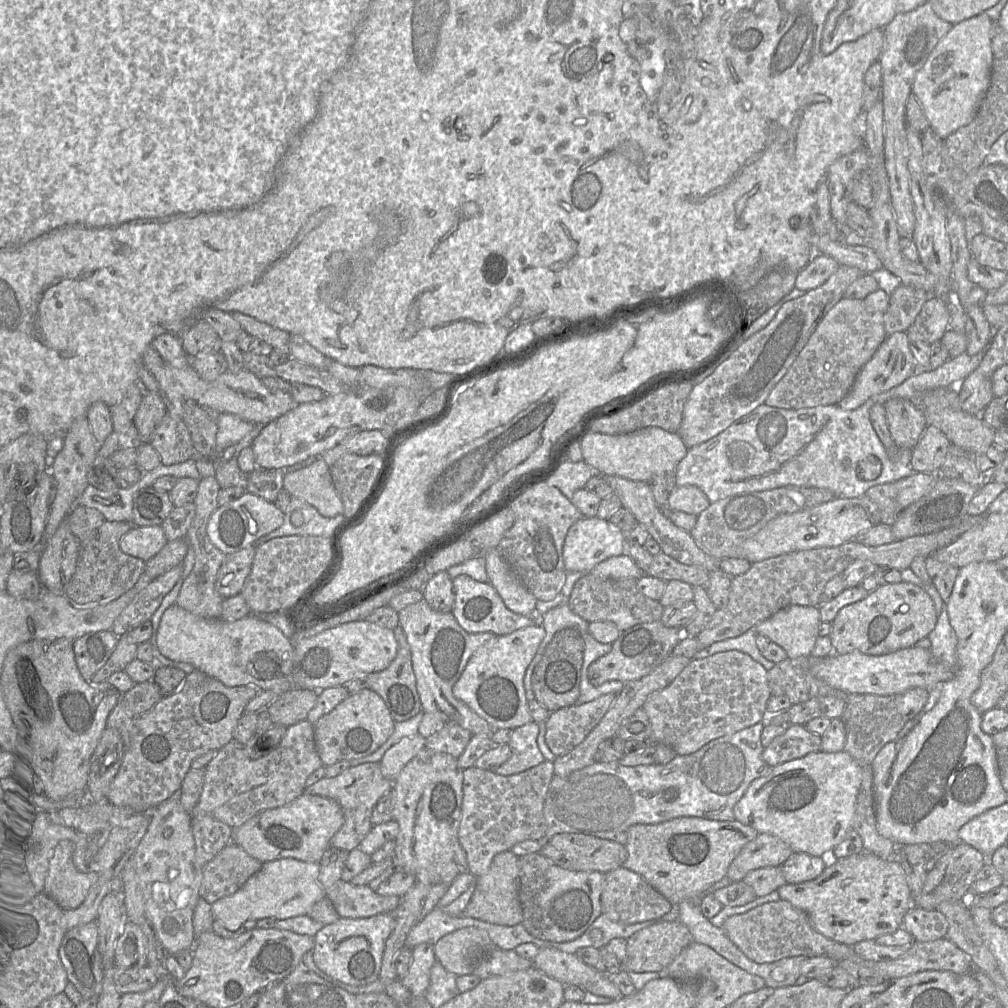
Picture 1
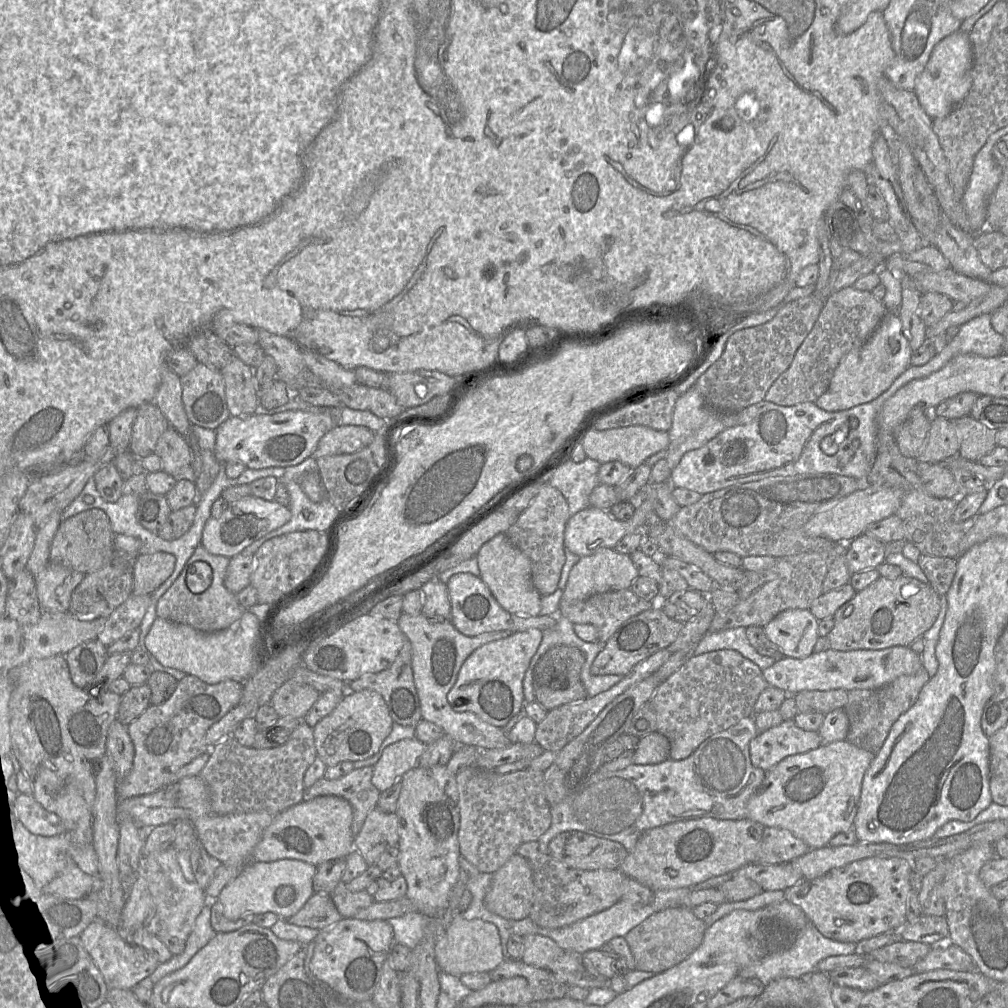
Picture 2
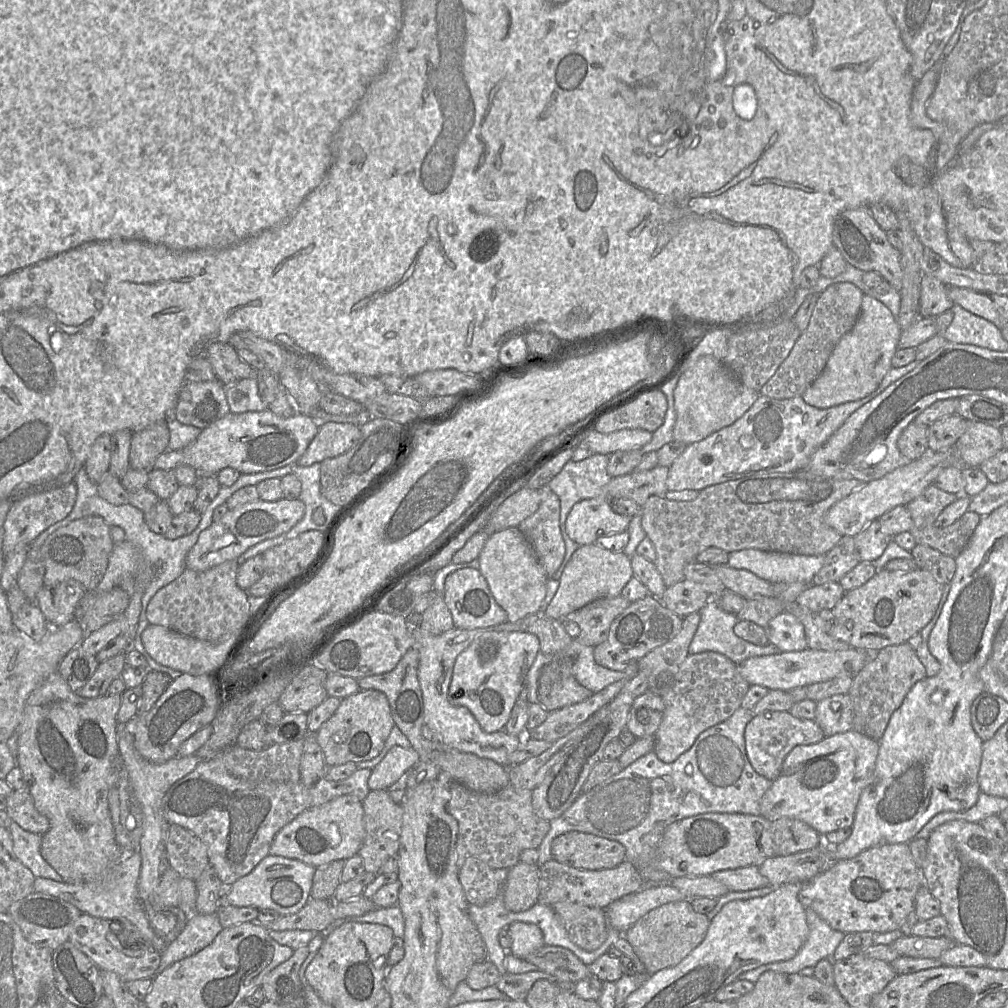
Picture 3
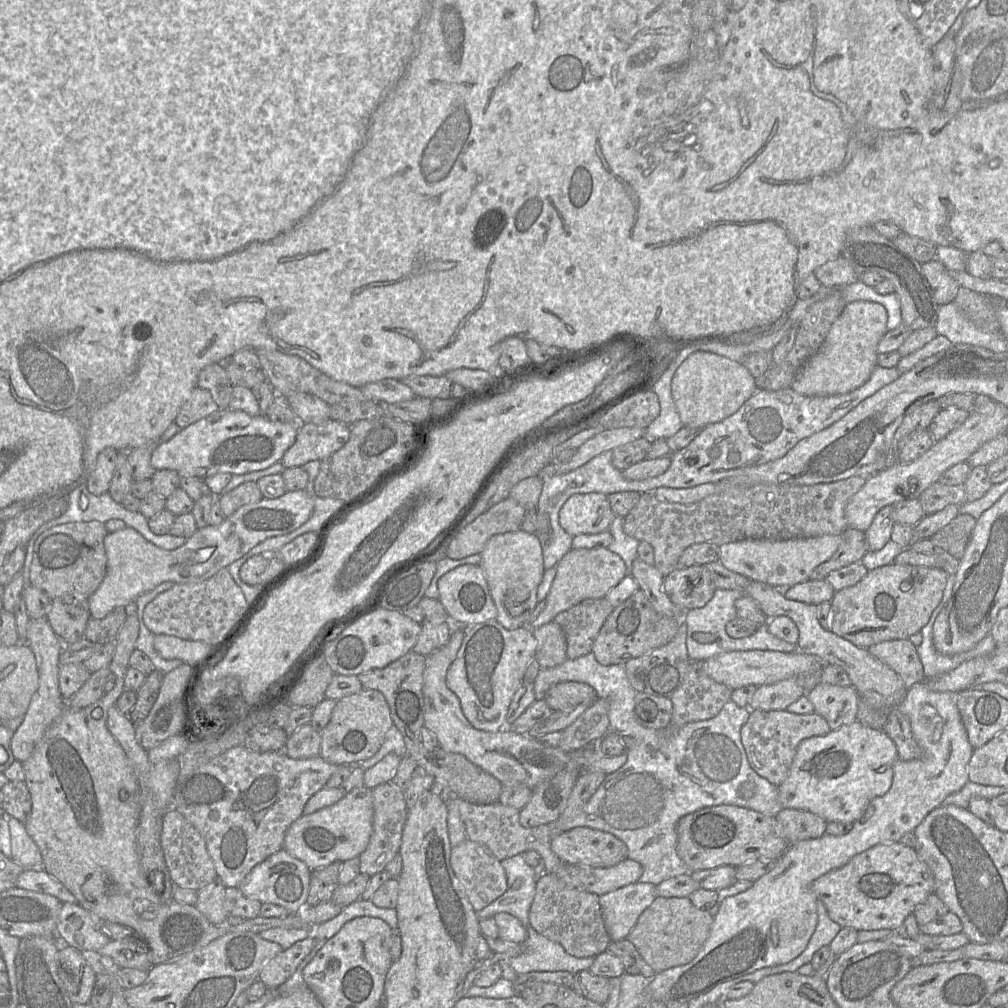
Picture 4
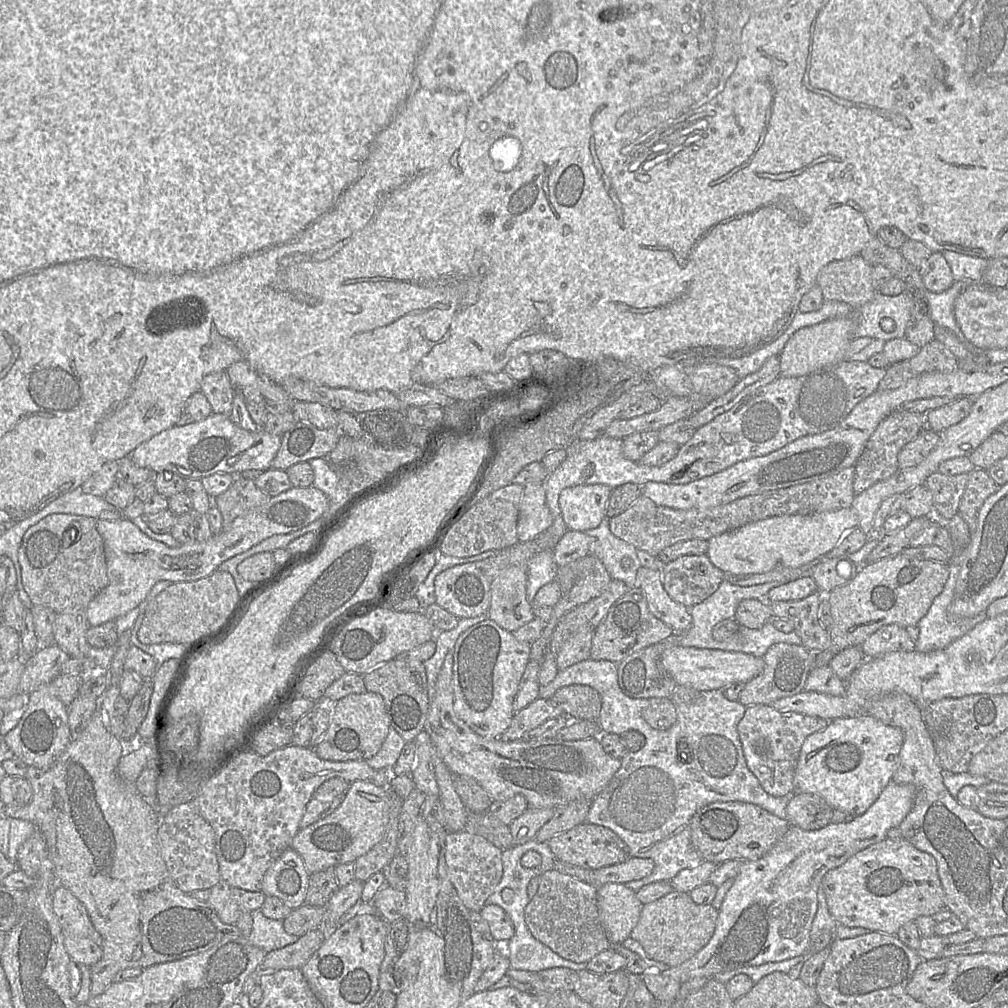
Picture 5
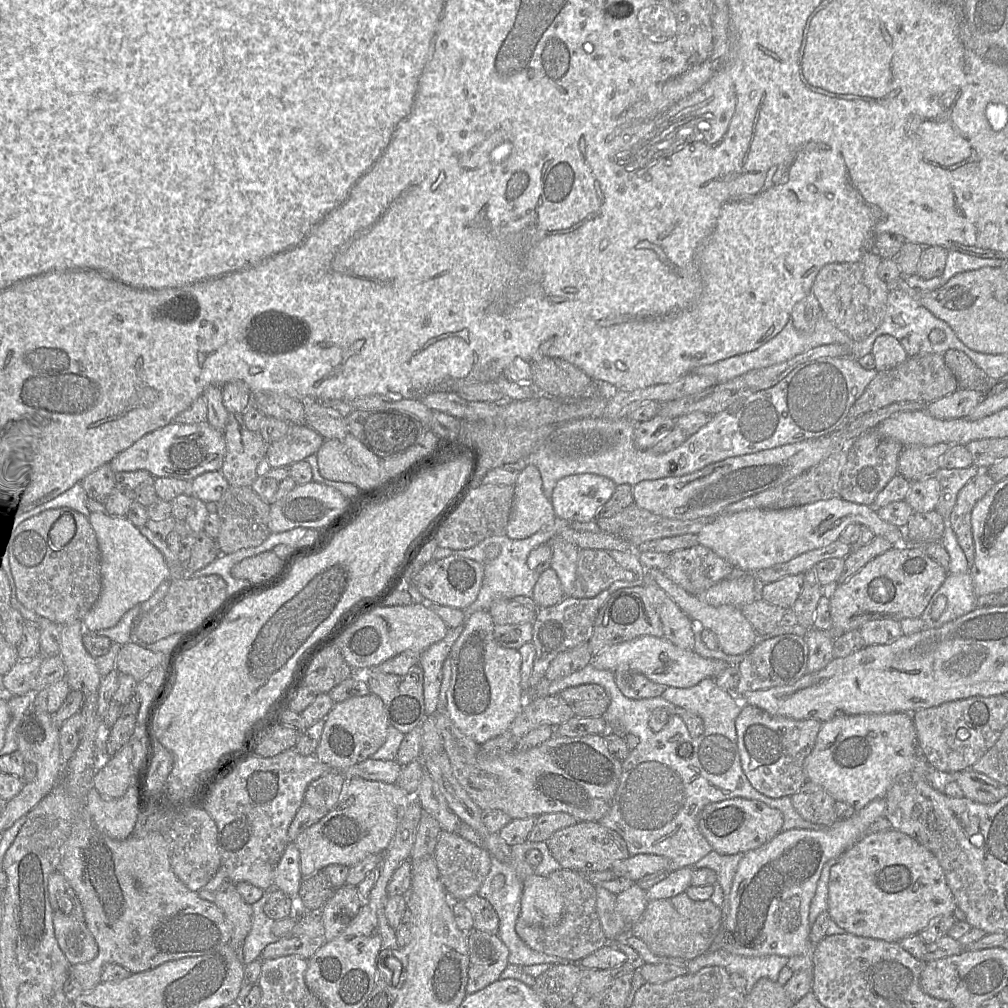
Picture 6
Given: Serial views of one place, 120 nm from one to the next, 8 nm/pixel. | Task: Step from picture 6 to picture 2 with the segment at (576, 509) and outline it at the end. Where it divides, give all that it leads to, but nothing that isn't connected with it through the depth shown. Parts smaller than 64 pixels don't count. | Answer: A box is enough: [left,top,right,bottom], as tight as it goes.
[564,501,652,557]

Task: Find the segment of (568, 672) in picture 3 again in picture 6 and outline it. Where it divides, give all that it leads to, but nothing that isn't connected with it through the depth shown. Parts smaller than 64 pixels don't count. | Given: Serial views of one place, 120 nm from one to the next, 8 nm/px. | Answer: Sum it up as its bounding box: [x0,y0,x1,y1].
[559,684,610,717]

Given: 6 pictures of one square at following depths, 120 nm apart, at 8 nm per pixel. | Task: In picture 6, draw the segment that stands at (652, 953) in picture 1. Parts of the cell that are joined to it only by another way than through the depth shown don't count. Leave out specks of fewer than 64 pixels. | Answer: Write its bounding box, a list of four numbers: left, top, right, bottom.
[629,892,722,961]

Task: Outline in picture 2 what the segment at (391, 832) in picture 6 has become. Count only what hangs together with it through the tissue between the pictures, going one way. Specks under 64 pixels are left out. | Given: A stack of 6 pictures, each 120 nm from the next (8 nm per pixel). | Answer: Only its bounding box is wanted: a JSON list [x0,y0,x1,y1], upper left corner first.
[252,795,354,866]

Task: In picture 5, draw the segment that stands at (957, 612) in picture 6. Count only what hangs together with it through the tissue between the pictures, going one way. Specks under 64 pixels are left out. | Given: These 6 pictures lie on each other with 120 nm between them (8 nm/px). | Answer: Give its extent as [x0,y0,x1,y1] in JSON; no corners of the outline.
[915,556,988,653]

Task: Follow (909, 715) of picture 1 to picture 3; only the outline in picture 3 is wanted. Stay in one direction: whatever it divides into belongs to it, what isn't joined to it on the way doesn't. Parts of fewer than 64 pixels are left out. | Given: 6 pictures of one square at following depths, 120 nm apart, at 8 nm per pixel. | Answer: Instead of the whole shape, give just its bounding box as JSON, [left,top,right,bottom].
[848,642,926,741]

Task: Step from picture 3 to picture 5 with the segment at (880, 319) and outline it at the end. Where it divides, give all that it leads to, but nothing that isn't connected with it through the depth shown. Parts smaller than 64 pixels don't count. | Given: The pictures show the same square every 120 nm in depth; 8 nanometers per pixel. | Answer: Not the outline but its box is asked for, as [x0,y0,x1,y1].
[779,318,853,376]

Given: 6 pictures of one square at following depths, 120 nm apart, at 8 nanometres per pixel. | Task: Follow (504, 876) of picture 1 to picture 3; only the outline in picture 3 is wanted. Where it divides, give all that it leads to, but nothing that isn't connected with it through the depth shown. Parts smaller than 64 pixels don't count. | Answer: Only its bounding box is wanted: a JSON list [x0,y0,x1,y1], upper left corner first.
[502,861,540,912]

